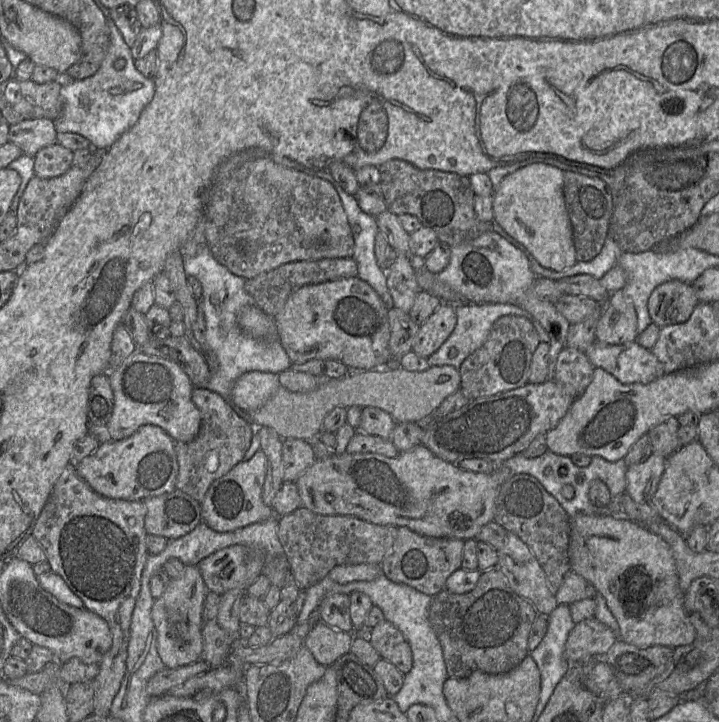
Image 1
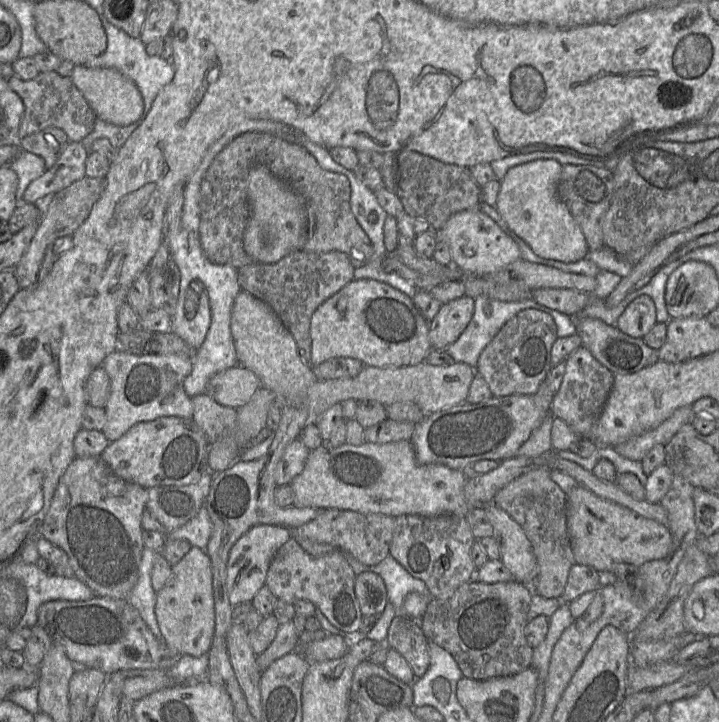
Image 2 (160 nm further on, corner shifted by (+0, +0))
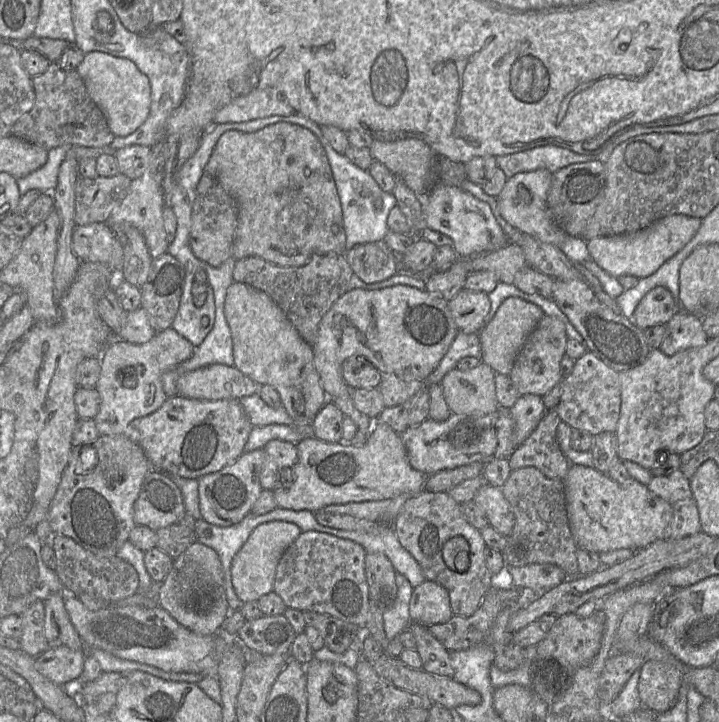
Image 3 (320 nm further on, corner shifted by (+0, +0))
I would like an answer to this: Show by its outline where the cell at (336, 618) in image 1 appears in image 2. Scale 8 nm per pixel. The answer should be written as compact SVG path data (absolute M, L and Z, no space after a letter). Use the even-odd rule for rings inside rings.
M291 537L274 555L265 584L278 599L290 603L310 601L333 626L347 633L347 636L357 636L363 615L354 592L355 579L356 574L341 550L314 557Z

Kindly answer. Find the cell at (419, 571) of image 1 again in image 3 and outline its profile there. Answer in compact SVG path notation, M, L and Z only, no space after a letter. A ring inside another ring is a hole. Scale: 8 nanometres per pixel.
M422 490L411 496L403 505L393 522L393 529L400 544L419 564L427 581L433 581L446 589L453 615L470 616L481 604L487 591L493 586L492 575L485 562L486 544L481 532L469 524L463 517L460 504L447 492Z

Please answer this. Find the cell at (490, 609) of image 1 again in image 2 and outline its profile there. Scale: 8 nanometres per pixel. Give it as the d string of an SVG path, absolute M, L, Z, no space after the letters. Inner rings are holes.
M475 579L460 586L447 599L432 598L420 620L428 641L448 651L457 662L463 677L475 680L515 675L532 664L534 649L527 642L525 627L533 591L530 586L516 581L484 583Z

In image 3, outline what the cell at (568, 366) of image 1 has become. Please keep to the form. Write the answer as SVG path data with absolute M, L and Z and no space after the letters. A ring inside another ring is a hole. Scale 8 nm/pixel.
M591 352L575 360L573 369L561 382L561 395L555 410L561 421L571 428L587 431L592 436L615 432L621 406L619 374Z

